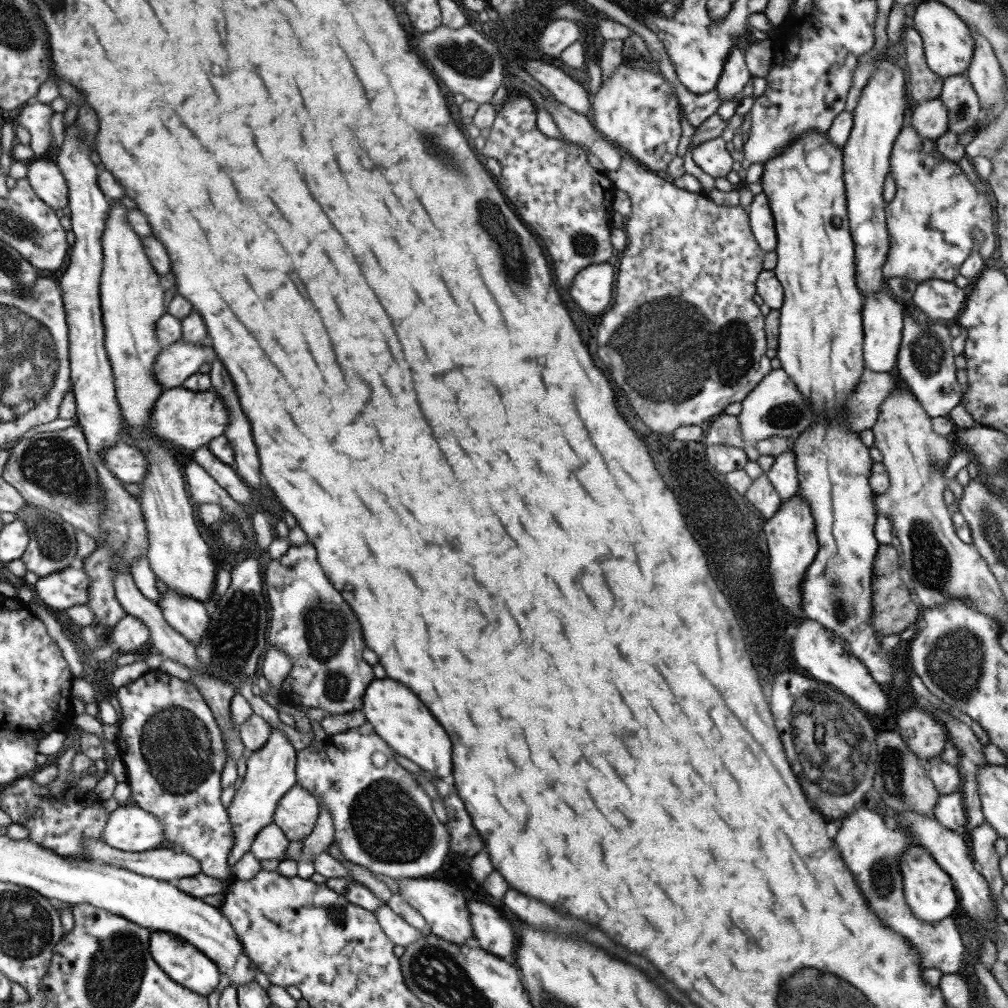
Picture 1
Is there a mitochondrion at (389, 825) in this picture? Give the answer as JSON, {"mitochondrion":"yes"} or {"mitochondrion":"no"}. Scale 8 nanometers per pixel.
{"mitochondrion":"yes"}

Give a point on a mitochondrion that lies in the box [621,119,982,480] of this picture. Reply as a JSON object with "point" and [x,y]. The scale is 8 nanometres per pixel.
{"point":[928,356]}

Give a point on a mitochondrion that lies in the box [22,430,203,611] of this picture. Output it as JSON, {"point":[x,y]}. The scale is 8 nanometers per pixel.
{"point":[54,542]}

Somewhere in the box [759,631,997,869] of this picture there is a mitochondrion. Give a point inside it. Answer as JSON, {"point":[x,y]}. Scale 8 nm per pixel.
{"point":[825,728]}

